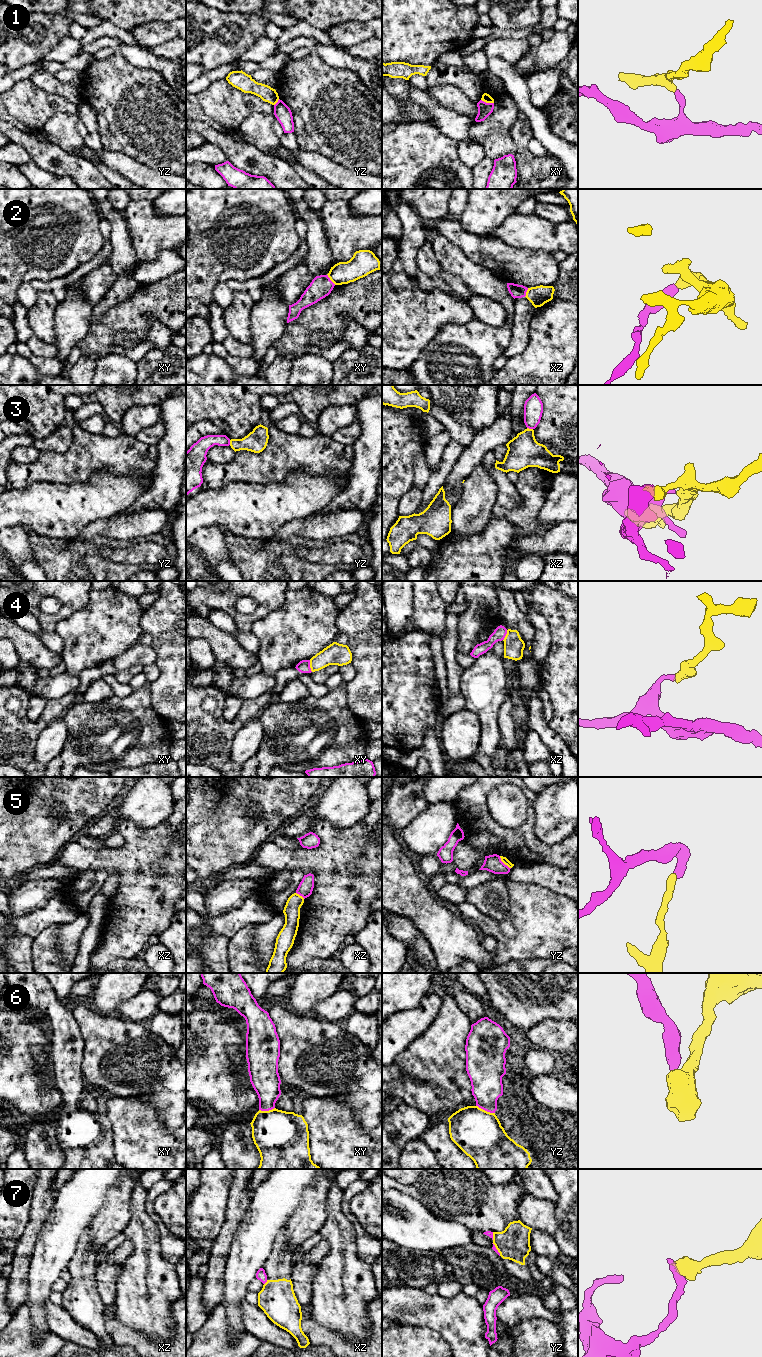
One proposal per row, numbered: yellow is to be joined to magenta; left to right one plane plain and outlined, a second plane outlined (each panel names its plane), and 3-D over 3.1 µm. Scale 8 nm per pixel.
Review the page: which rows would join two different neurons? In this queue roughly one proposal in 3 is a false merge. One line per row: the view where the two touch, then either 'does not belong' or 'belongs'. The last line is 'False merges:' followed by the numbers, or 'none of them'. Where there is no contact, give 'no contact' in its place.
1: xy | does not belong
2: xy | does not belong
3: xz | does not belong
4: xy | does not belong
5: yz | does not belong
6: yz | belongs
7: xz | does not belong
False merges: 1, 2, 3, 4, 5, 7

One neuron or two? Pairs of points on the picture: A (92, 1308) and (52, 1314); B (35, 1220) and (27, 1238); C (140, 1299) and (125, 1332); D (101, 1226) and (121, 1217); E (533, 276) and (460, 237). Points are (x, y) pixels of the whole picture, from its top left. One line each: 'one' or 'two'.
A: two
B: one
C: two
D: one
E: one

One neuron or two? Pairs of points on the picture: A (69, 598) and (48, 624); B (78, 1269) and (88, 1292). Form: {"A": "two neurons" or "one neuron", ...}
{"A": "one neuron", "B": "one neuron"}

